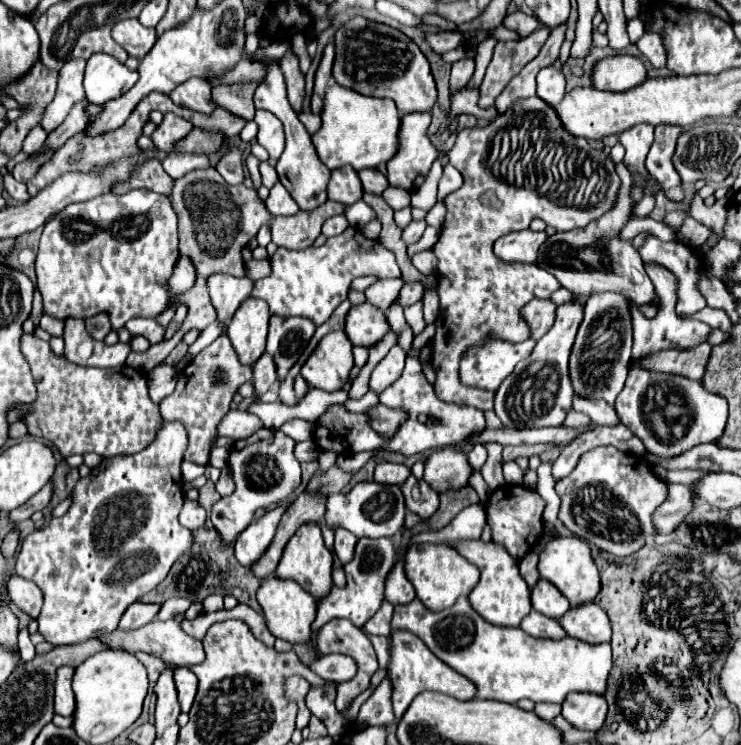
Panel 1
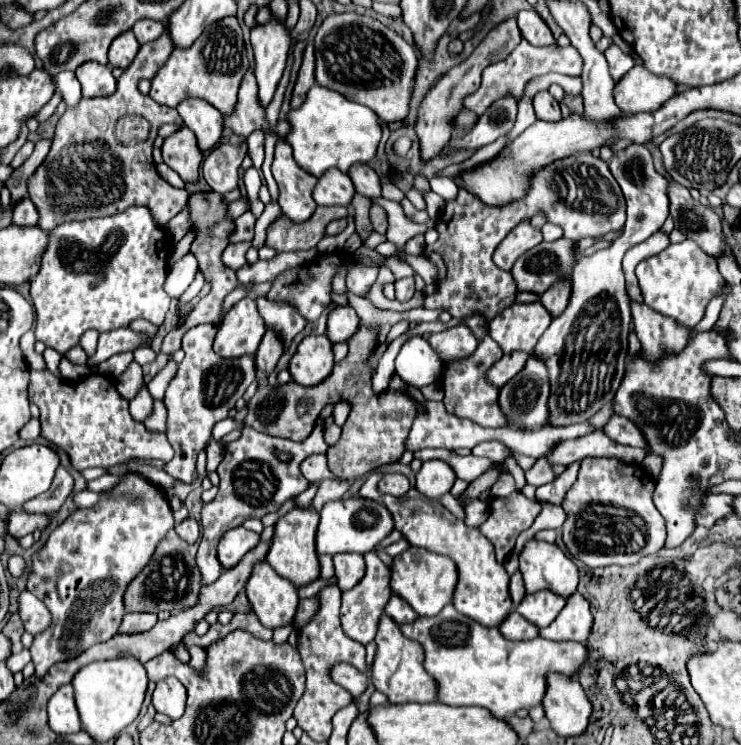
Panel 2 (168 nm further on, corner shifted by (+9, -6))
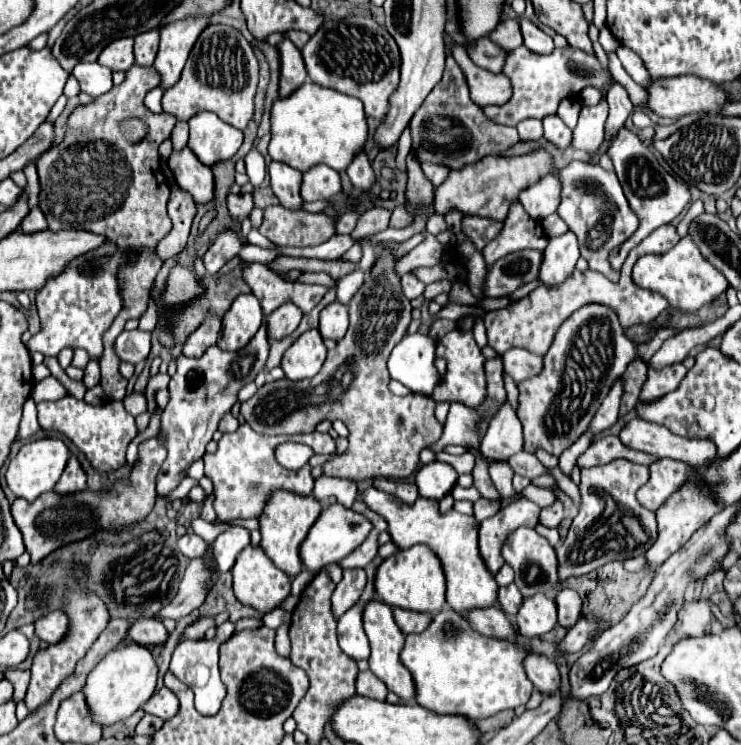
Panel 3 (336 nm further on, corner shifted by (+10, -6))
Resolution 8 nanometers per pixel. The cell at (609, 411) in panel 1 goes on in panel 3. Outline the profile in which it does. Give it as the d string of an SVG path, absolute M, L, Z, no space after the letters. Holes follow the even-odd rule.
M640 417L632 419L622 431L620 439L624 445L652 453L656 457L670 457L694 467L706 467L716 459L716 447L710 441L686 439L670 433L658 423L644 421Z

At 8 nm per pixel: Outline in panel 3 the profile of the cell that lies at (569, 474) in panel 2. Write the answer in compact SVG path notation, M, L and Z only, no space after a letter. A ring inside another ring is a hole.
M556 501L552 507L546 507L542 509L542 515L540 515L540 523L546 525L546 527L558 527L564 519L564 509L562 509L562 503Z

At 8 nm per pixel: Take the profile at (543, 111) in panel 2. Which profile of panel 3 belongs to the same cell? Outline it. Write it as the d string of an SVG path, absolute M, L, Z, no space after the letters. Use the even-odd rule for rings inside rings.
M550 115L544 119L544 139L564 151L572 143L572 131L558 115Z

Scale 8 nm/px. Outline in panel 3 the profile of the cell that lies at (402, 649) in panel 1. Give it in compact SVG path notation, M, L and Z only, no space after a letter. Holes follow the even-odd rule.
M370 599L366 603L366 609L362 611L362 623L364 623L364 631L370 641L370 649L372 649L372 655L368 659L370 671L386 683L388 691L394 691L404 701L414 701L414 681L410 673L406 671L406 667L400 663L400 651L404 647L404 633L400 631L400 627L396 625L392 617L392 607L388 607L386 603L380 603L378 599Z

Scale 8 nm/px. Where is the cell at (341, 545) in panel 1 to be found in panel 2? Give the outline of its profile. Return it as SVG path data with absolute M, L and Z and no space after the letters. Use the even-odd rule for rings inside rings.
M339 553L333 555L335 561L335 577L341 591L351 589L363 575L365 575L365 561L363 555L351 555L351 553Z

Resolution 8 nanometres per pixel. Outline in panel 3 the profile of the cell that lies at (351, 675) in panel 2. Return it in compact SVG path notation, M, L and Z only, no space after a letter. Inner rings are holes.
M364 671L364 673L358 673L356 693L370 697L370 699L376 699L376 701L386 701L388 689L372 671Z

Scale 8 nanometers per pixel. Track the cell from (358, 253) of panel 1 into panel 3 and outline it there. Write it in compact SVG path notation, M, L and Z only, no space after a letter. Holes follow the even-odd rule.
M354 269L352 273L344 275L340 281L338 281L338 287L336 287L336 295L338 295L338 301L348 305L350 299L354 297L354 293L362 287L364 283L364 271L362 269Z

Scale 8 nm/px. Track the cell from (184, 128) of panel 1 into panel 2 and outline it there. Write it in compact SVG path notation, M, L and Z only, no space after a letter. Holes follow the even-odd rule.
M181 127L177 129L173 135L169 135L163 141L163 161L175 169L183 181L197 181L197 171L199 165L203 161L203 153L197 145L195 133L191 133L191 129Z

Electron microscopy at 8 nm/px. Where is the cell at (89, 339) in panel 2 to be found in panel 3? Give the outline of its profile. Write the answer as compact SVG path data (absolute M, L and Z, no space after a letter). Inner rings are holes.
M90 361L90 363L88 363L82 381L84 381L86 389L92 389L94 385L100 383L100 367L98 367L98 361Z

